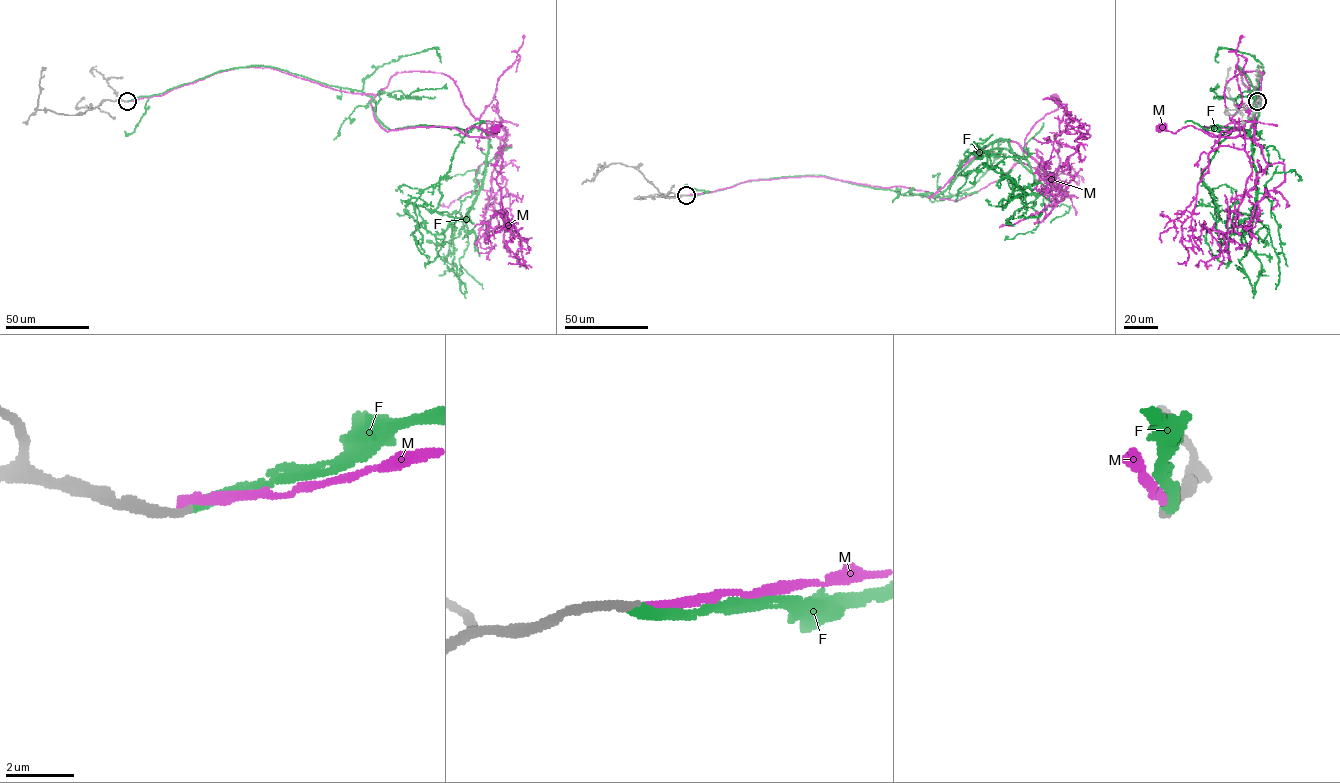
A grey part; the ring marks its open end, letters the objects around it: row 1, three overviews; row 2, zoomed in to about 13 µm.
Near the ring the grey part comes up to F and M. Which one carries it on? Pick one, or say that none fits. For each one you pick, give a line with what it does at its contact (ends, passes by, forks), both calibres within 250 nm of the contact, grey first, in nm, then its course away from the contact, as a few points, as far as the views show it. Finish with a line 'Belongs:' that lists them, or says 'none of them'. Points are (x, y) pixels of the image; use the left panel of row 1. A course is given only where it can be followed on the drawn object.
F: it ends | 280/360 nm | via (127, 101), (262, 65), (363, 91), (389, 129), (480, 129), (483, 186), (454, 221), (463, 293), (446, 264)
Belongs: F

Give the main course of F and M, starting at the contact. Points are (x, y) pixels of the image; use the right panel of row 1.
F: (1257, 101), (1237, 65), (1258, 117), (1210, 127), (1251, 139), (1253, 293), (1235, 264)
M: (1257, 101), (1238, 67), (1258, 96), (1248, 130), (1202, 126), (1215, 136), (1190, 125), (1175, 133), (1159, 128)

